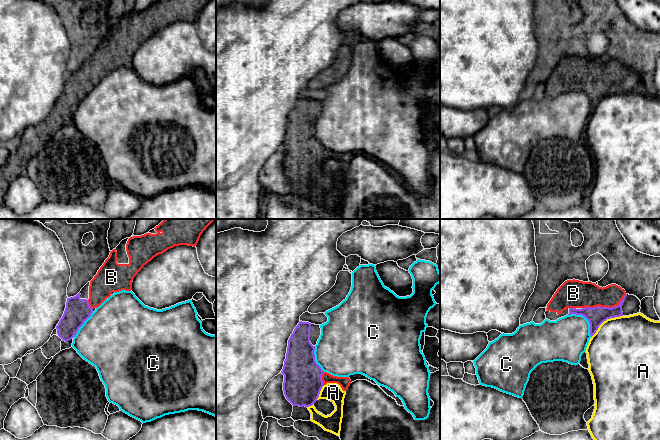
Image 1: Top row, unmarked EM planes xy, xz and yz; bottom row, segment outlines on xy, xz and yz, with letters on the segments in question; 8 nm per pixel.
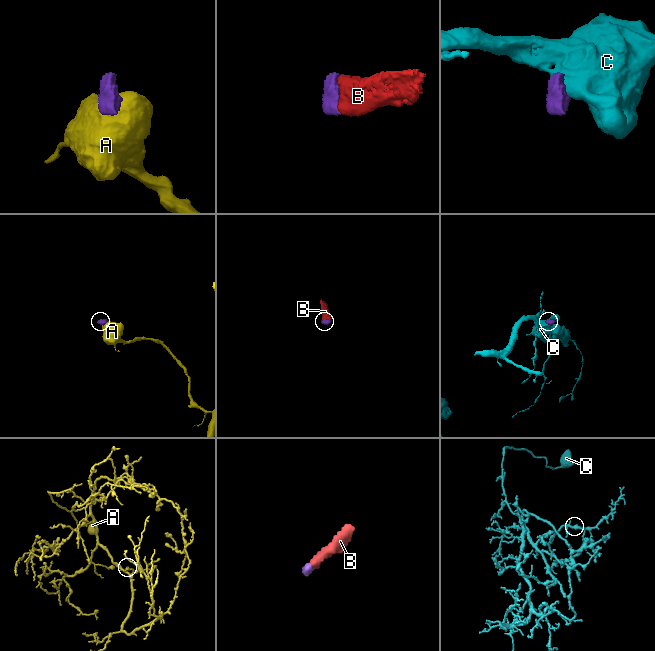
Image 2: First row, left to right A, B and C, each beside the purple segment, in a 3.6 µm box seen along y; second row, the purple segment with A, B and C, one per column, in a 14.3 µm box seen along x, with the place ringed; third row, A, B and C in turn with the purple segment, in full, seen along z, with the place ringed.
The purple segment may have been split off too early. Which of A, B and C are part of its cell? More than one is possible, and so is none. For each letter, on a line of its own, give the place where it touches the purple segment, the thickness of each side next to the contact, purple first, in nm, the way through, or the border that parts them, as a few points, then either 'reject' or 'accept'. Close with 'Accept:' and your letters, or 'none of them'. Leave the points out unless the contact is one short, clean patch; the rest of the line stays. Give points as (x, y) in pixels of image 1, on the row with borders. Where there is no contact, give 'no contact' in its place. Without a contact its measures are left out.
A: meets purple in yz at (605, 320); 150 nm thick on the purple side, 480 nm on the other; border along yz (622, 315), (607, 318), (591, 337); reject
B: meets purple in yz at (604, 307); 150 nm thick on the purple side, 220 nm on the other; runs through yz (596, 316), (604, 307), (587, 295), (576, 294); accept
C: meets purple in yz at (586, 318); 150 nm thick on the purple side, 340 nm on the other; border along yz (568, 314), (581, 314), (589, 323), (589, 334), (591, 336); reject
Accept: B

